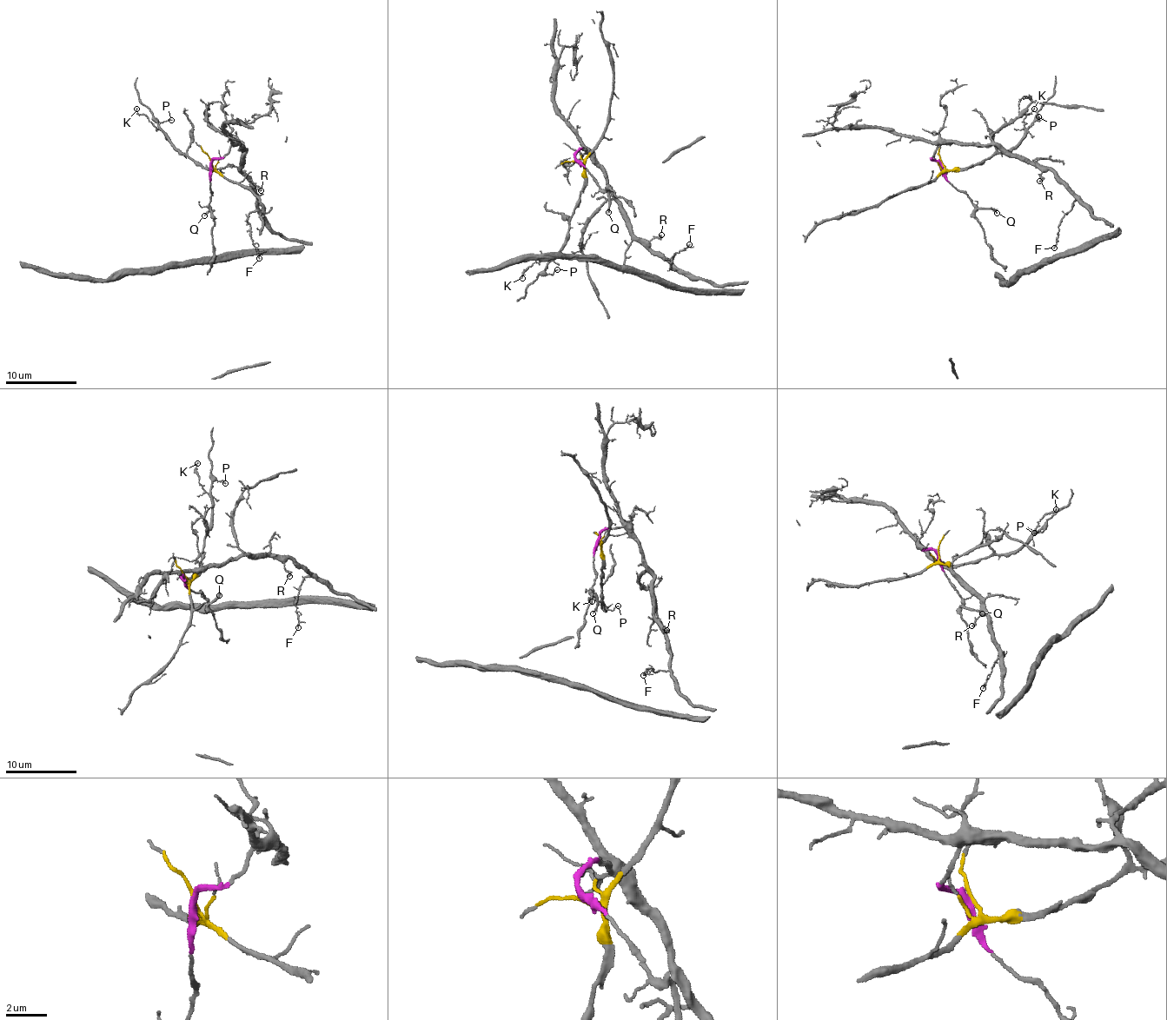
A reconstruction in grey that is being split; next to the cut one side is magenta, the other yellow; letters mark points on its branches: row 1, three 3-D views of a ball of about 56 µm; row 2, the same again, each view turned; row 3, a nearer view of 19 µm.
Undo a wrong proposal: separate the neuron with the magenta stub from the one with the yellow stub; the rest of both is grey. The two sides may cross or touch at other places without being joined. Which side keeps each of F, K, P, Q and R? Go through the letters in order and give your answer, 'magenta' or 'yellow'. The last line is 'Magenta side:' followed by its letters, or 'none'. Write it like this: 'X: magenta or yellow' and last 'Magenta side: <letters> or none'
F: magenta
K: yellow
P: yellow
Q: magenta
R: magenta
Magenta side: F, Q, R

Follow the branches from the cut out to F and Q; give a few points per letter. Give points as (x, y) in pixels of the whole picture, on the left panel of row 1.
F: (210, 162), (232, 144), (241, 146), (238, 149), (242, 150), (240, 162), (256, 195), (248, 219), (260, 259)
Q: (210, 162), (212, 211), (203, 215)

